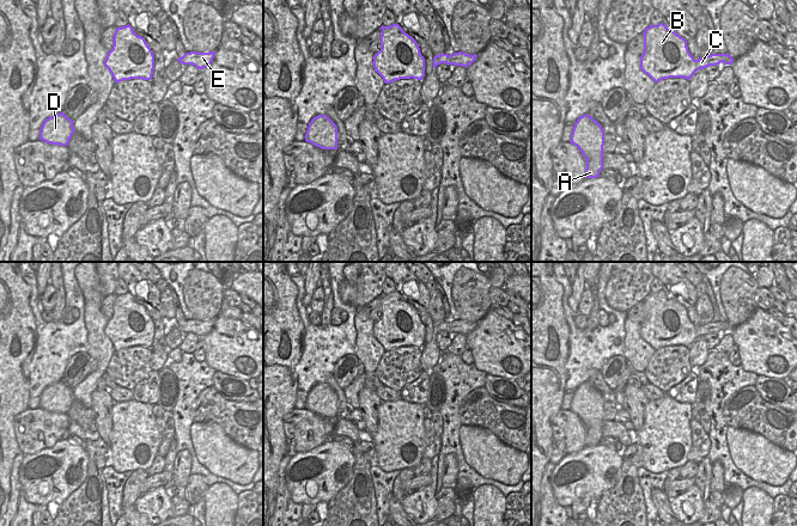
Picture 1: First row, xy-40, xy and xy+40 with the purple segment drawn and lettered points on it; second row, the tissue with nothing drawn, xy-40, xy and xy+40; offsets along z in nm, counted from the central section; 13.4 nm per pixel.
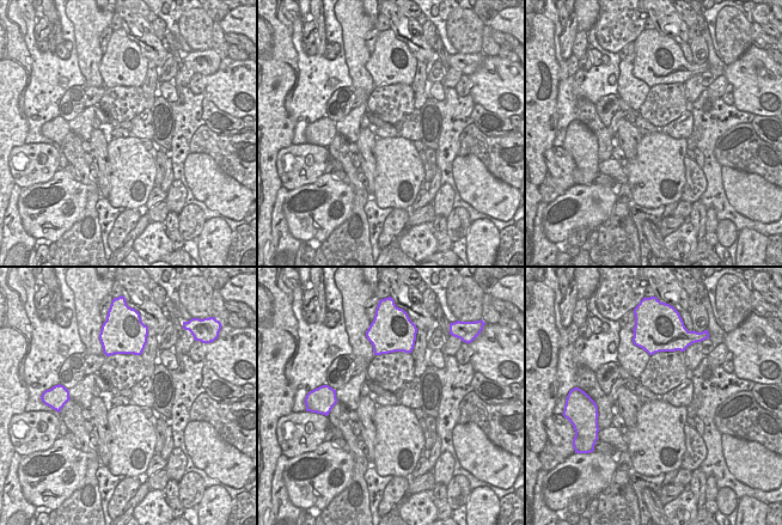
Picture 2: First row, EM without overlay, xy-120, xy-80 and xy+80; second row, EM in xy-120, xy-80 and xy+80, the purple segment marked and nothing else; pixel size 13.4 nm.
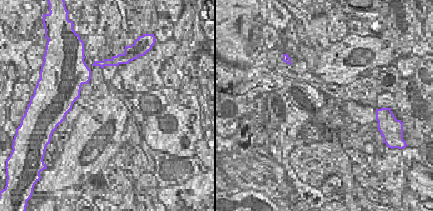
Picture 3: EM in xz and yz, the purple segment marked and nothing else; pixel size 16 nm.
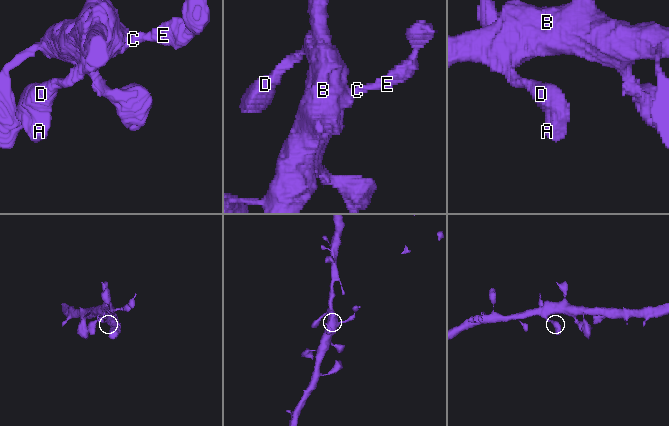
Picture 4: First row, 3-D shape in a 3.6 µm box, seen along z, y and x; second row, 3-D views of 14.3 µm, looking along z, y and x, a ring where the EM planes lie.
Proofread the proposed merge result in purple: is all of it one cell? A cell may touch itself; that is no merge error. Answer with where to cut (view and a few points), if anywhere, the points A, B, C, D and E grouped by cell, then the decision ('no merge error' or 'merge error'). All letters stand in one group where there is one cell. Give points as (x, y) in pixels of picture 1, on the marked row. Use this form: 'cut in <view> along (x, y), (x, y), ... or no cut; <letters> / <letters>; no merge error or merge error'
cut in xy+40 along (715, 54), (710, 61), (711, 65); A B C D / E; merge error

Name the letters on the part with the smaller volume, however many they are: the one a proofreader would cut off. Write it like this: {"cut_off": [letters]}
{"cut_off": ["E"]}

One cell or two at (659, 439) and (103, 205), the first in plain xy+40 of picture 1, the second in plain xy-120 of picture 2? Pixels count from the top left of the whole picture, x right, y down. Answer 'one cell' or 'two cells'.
two cells

